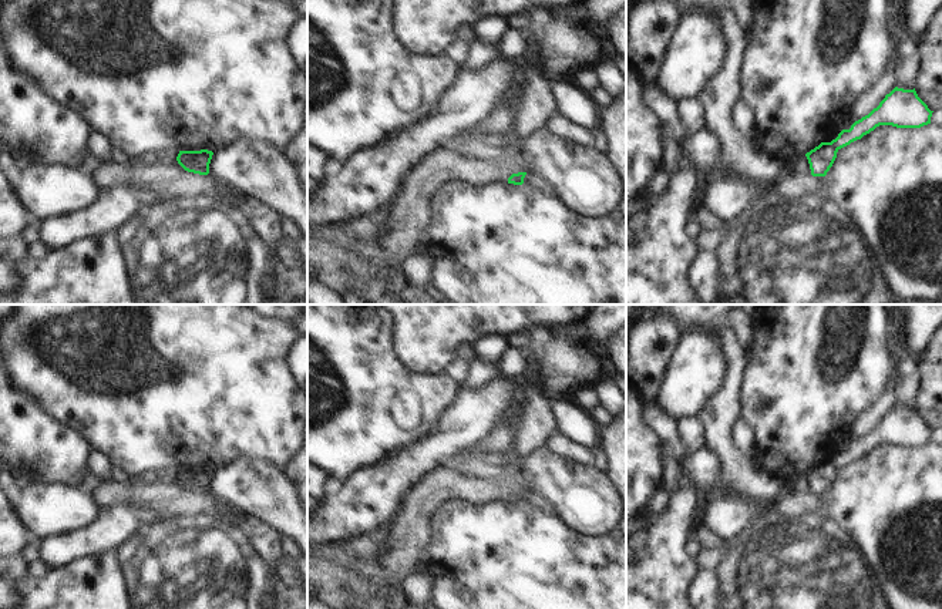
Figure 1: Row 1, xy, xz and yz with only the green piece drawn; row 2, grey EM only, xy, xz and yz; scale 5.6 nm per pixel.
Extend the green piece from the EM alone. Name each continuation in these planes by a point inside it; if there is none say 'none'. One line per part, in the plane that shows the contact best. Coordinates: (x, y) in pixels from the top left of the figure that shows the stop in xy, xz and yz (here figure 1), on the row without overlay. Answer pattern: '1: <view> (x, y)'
none

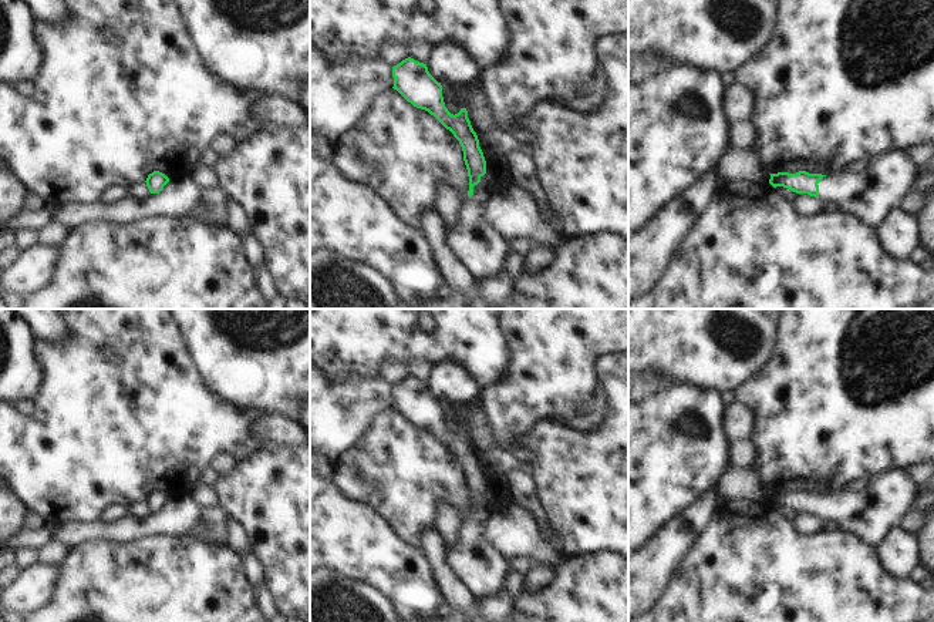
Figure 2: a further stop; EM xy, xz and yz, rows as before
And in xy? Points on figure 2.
none

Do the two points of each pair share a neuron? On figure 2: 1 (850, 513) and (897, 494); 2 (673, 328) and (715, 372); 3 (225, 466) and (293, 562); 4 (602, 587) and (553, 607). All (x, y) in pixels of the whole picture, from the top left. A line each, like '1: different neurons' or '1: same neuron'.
1: same neuron
2: same neuron
3: different neurons
4: same neuron

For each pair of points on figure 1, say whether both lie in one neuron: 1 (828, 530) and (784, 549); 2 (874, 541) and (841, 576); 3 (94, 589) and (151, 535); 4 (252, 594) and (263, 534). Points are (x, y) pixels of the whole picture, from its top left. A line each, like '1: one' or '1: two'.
1: two
2: two
3: one
4: two

